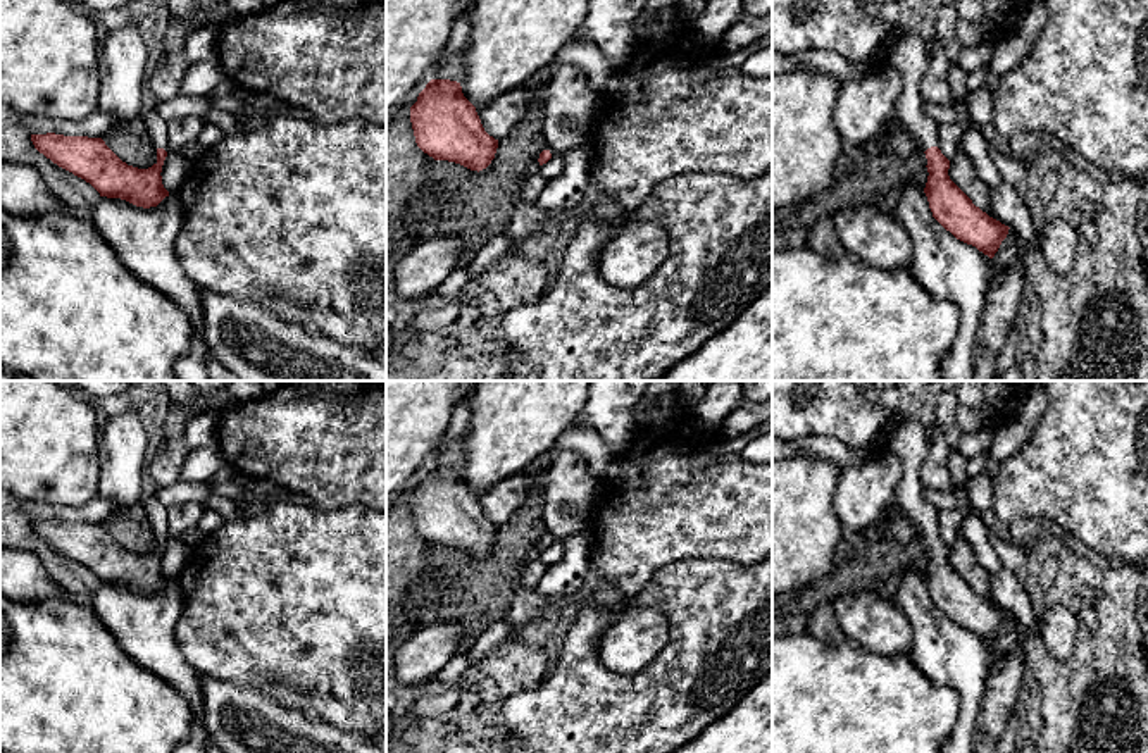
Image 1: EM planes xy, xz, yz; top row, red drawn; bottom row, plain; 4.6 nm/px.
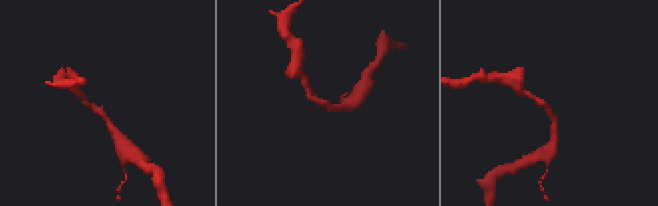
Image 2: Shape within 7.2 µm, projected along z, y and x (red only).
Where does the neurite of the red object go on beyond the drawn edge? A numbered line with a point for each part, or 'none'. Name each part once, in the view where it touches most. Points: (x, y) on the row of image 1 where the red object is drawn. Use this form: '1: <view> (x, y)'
1: yz (907, 54)

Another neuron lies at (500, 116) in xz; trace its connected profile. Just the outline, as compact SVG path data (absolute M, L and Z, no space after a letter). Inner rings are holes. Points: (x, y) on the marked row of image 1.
M522 88L510 90L483 107L476 107L484 131L495 140L507 138L527 110L527 95Z

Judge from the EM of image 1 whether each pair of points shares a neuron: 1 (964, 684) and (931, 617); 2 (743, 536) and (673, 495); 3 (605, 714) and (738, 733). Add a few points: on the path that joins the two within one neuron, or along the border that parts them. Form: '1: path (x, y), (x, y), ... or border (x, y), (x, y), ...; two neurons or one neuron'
1: path (962, 667), (933, 634); one neuron
2: path (726, 519), (714, 507), (690, 505); one neuron
3: border (738, 702), (697, 734); two neurons

